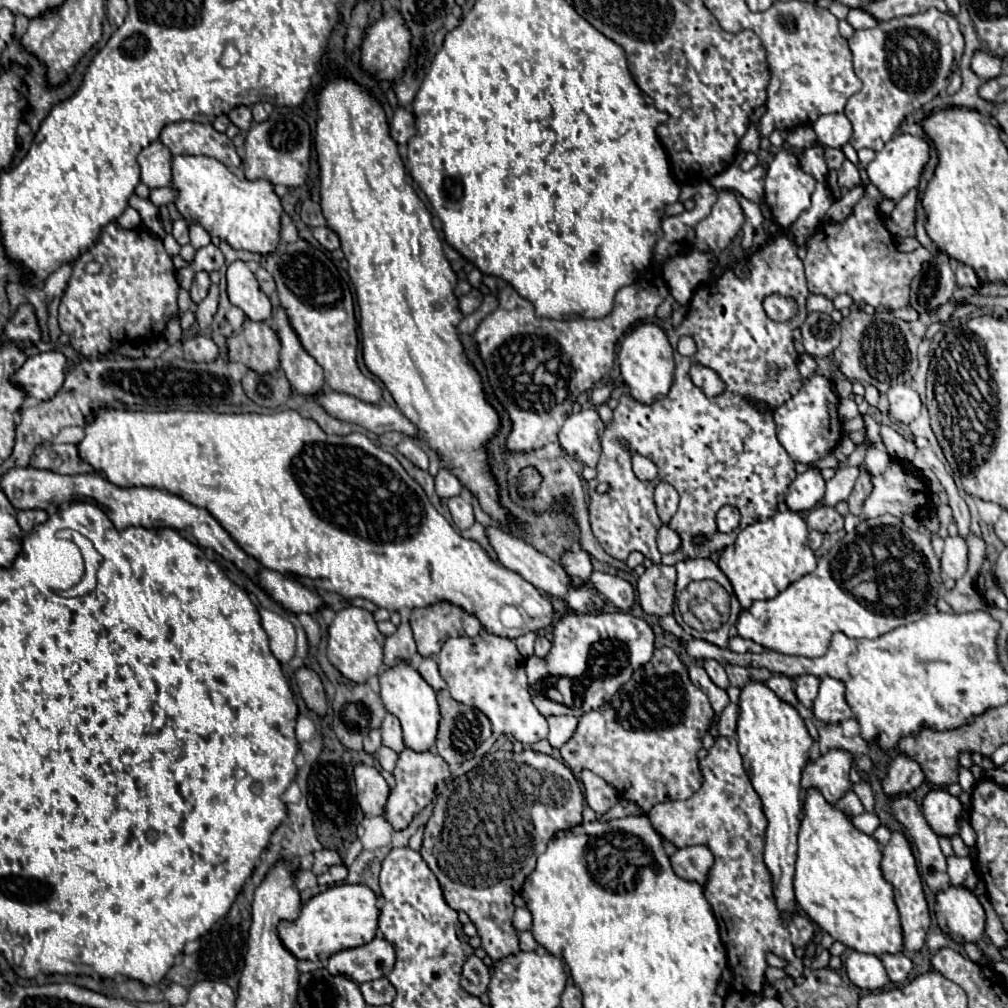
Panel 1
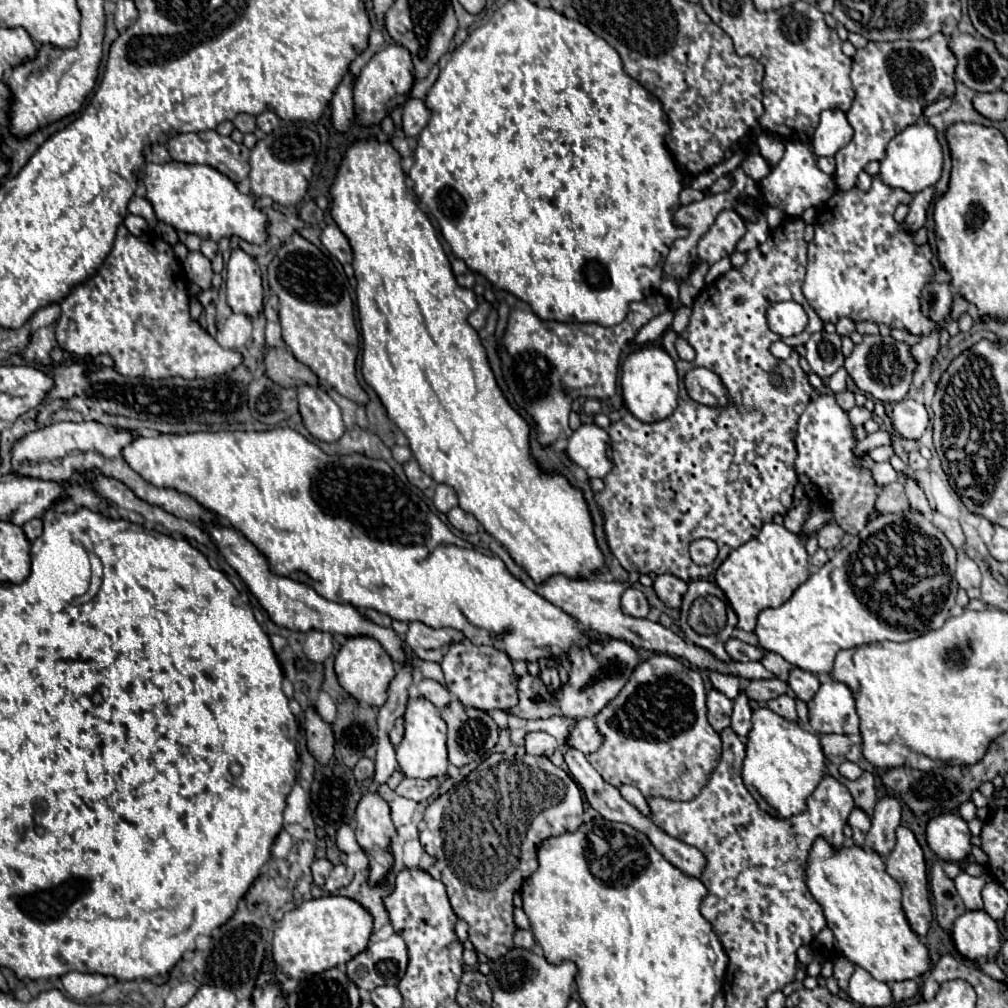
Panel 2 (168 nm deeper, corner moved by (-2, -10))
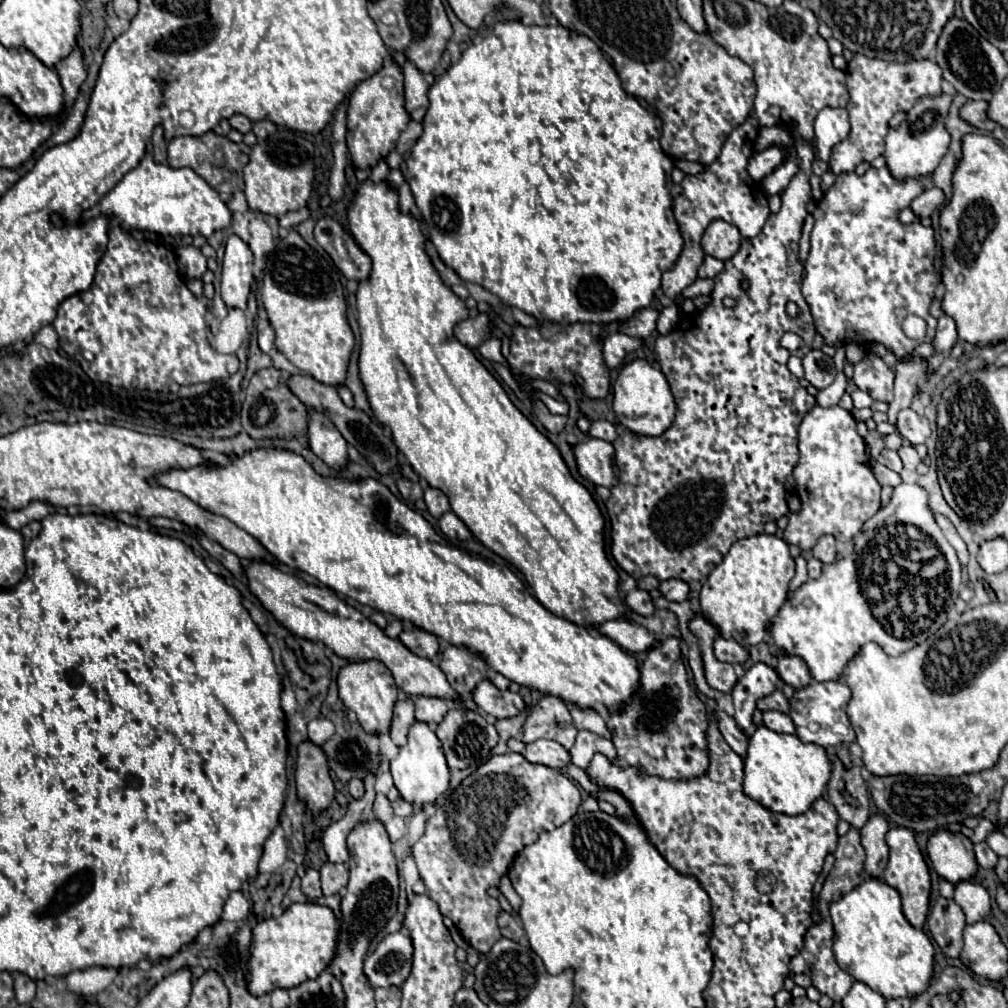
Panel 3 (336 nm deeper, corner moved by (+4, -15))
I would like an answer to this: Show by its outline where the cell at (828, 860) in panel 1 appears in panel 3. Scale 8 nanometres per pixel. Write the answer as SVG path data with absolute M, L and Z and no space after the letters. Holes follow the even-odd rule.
M867 876L851 892L829 904L835 928L833 954L839 966L855 980L865 982L881 996L901 998L927 990L933 976L933 946L923 930L913 928L901 912L901 896L879 878Z

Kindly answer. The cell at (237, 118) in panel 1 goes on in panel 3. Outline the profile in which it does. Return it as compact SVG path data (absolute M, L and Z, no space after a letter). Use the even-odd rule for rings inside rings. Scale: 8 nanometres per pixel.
M241 114L231 116L231 118L229 118L229 124L231 124L231 128L239 130L241 134L247 134L247 132L251 130L251 120L249 120L249 118L245 118L245 116L241 116Z

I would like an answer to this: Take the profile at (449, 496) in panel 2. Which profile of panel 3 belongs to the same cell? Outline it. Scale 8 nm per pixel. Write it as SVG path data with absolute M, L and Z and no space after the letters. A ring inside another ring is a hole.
M427 488L425 490L425 504L427 504L427 510L429 510L429 514L433 518L439 518L441 514L451 510L447 496L441 490L437 490L437 488Z

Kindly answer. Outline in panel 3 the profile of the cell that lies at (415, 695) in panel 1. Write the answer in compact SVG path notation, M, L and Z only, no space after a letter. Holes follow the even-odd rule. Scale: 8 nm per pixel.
M419 720L411 724L407 734L407 746L401 746L397 758L391 760L391 776L401 798L419 806L433 804L439 798L439 794L443 794L449 788L449 768L445 762L441 740L437 740L437 734L429 724Z

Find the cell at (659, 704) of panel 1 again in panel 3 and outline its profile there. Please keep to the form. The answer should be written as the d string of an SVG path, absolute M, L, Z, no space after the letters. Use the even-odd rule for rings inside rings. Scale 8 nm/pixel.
M677 638L661 640L657 648L649 650L647 660L641 664L639 672L641 678L637 690L625 704L621 704L621 708L611 710L607 720L611 742L615 744L617 750L617 756L611 760L611 764L621 764L621 768L633 766L641 772L641 776L657 776L661 780L691 780L703 776L709 768L709 744L705 740L705 728L709 728L707 708L699 700L693 686L689 684L687 670L681 662L679 640Z

